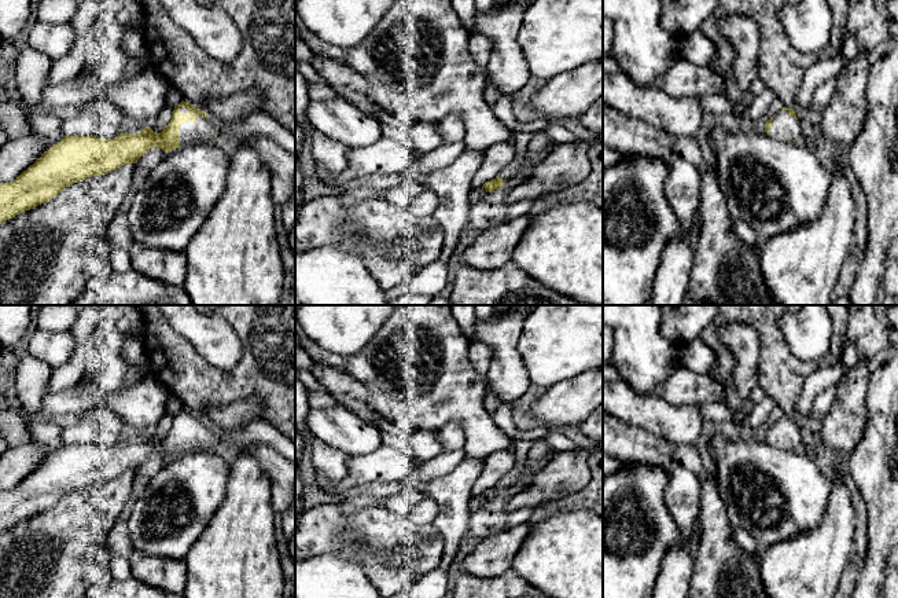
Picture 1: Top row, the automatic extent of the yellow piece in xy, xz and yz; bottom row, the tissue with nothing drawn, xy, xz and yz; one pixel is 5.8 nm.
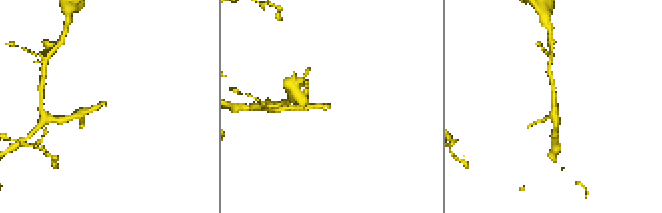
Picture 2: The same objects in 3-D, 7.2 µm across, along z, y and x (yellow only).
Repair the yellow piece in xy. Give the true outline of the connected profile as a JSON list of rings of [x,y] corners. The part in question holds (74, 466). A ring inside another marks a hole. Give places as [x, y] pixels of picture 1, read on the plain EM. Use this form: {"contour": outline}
{"contour": [[[183,408],[159,441],[146,434],[139,441],[119,441],[114,447],[63,444],[14,489],[0,491],[0,532],[55,506],[71,491],[136,472],[151,455],[168,461],[211,443],[207,422]]]}

